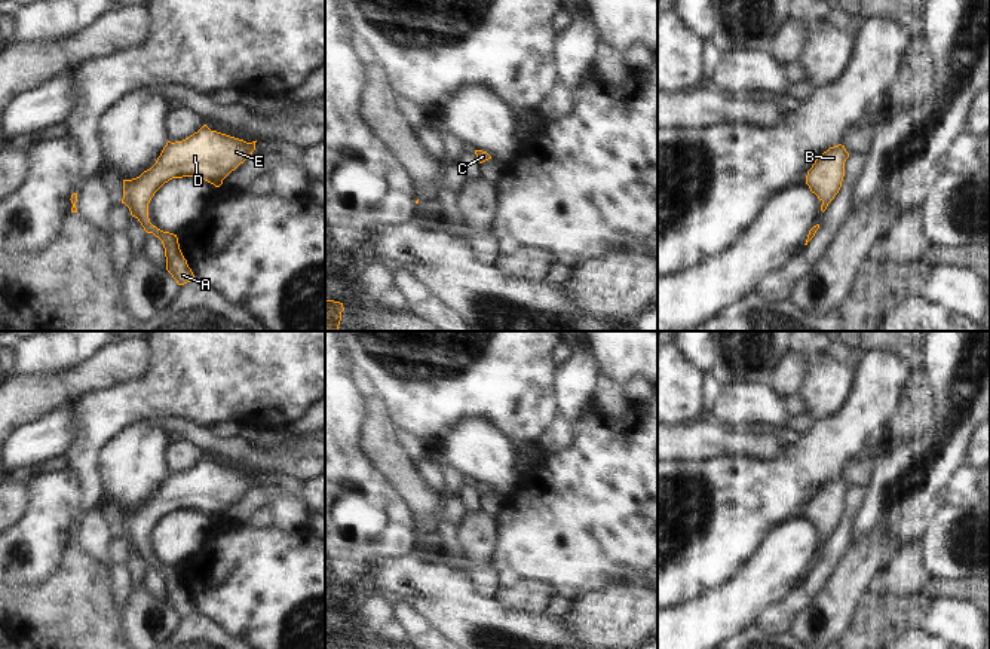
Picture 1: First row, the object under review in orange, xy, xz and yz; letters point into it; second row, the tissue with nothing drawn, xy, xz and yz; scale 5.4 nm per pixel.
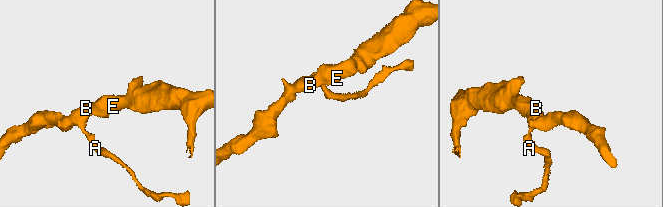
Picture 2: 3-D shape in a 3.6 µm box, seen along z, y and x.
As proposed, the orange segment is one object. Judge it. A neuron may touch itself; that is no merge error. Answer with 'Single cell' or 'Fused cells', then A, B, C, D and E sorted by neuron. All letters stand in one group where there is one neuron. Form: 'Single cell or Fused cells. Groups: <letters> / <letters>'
Single cell. Groups: A B C D E.

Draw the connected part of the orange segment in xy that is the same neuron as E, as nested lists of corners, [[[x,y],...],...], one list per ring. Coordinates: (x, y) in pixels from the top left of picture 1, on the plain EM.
[[[203,457],[197,465],[183,474],[168,474],[156,496],[140,509],[123,512],[123,532],[131,548],[135,549],[147,566],[159,570],[165,581],[166,603],[178,618],[194,612],[184,591],[178,570],[153,558],[148,551],[148,536],[154,526],[169,512],[197,509],[215,520],[246,493],[255,483],[255,475],[211,463]]]

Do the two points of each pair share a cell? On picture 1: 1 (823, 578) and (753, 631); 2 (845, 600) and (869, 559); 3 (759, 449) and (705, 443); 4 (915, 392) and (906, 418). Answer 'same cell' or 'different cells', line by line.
1: different cells
2: same cell
3: same cell
4: same cell

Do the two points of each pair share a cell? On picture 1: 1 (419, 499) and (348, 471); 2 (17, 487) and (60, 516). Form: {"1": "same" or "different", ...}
{"1": "different", "2": "different"}

